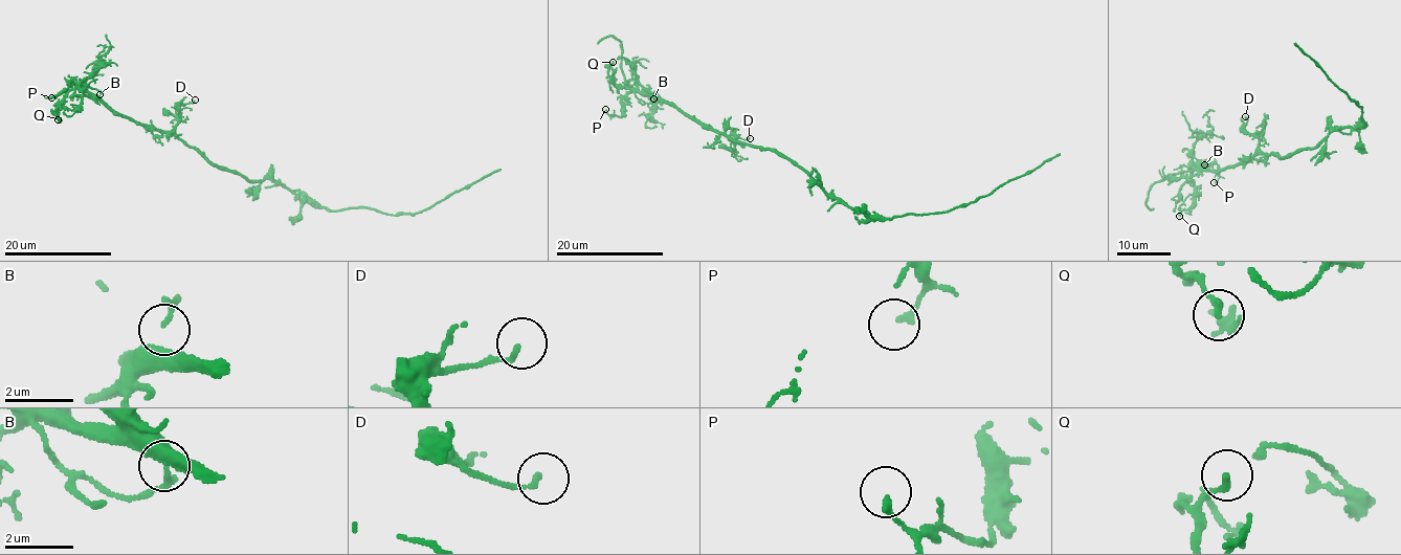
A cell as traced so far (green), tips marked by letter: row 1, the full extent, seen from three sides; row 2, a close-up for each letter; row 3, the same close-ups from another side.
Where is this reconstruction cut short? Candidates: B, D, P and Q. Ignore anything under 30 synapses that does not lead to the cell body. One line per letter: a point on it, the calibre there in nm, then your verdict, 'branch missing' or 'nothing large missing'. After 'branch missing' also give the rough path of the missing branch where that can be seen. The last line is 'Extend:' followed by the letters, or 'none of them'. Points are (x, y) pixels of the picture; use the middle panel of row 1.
B: (653, 98) | 240 nm | nothing large missing
D: (750, 138) | 140 nm | nothing large missing
P: (605, 109) | 150 nm | nothing large missing
Q: (613, 62) | 140 nm | nothing large missing
Extend: none of them

